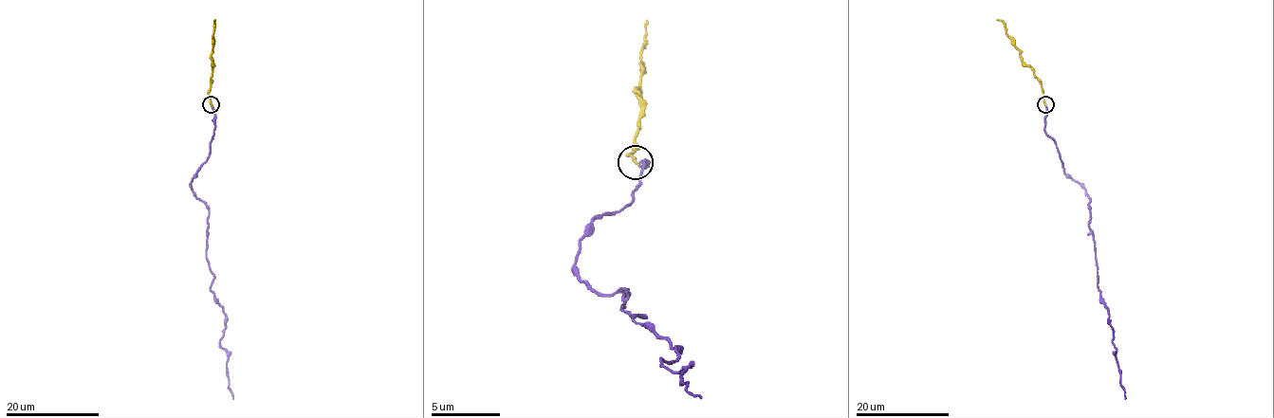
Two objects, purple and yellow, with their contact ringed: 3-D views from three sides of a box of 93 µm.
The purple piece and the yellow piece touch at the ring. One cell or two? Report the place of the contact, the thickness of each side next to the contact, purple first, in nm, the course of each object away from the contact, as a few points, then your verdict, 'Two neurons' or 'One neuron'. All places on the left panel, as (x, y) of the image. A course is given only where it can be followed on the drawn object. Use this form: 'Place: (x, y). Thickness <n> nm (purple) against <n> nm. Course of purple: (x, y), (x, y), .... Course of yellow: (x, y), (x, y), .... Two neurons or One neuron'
Place: (211, 104). Thickness 110 nm (purple) against 200 nm. Course of purple: (211, 105), (210, 155), (191, 188), (208, 209), (206, 259), (226, 316), (220, 344), (232, 399). Course of yellow: (211, 105), (208, 96), (215, 20). One neuron

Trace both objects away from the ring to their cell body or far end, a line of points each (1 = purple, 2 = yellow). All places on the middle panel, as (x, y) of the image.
1: (635, 161), (631, 202), (597, 216), (576, 274), (627, 291), (620, 308), (679, 350), (662, 360), (699, 398)
2: (635, 161), (627, 154), (635, 151), (641, 96), (635, 89), (641, 72), (648, 20)

